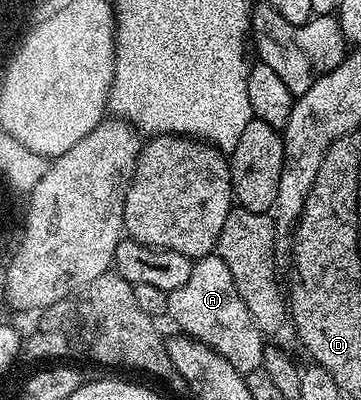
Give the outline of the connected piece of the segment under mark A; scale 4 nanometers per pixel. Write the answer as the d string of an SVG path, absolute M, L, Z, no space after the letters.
M218 255L201 257L190 271L190 279L182 283L174 292L168 294L167 316L176 320L181 334L201 341L210 346L222 359L229 361L238 372L246 374L261 368L260 360L264 354L265 338L254 327L238 287L234 287L234 278L230 276L230 267L222 263Z

